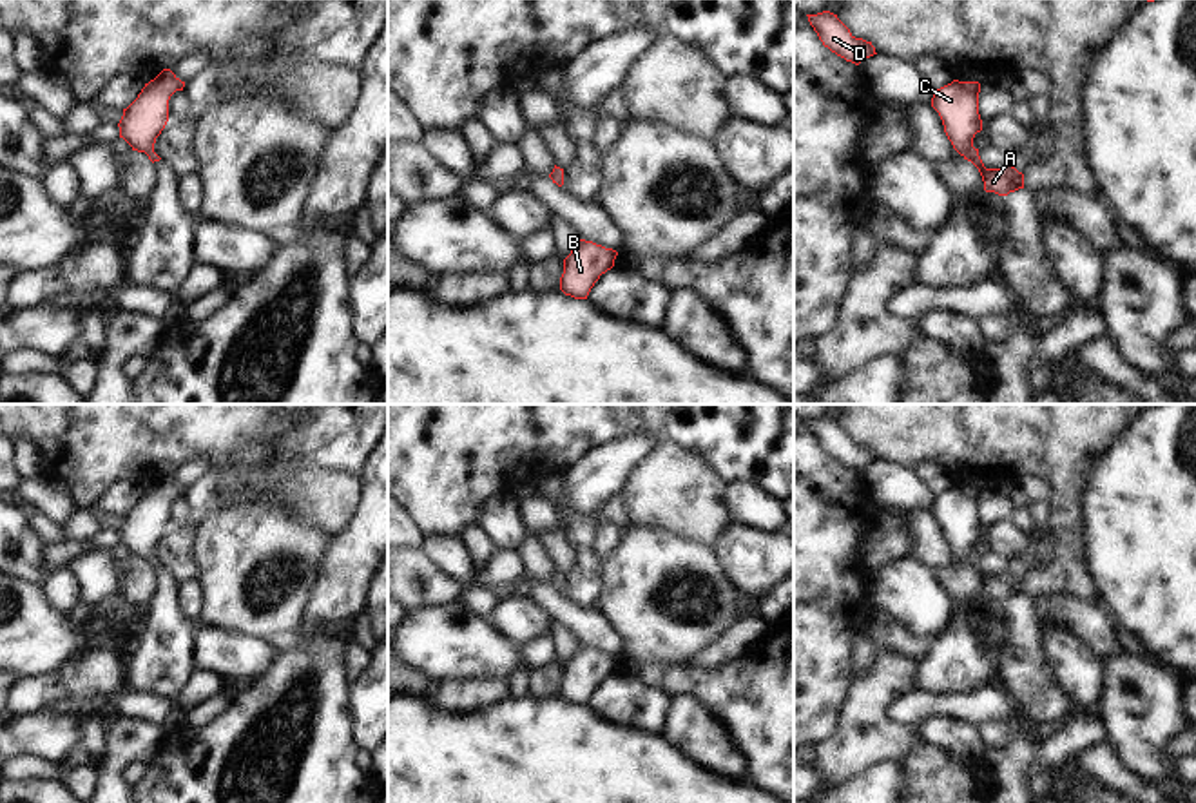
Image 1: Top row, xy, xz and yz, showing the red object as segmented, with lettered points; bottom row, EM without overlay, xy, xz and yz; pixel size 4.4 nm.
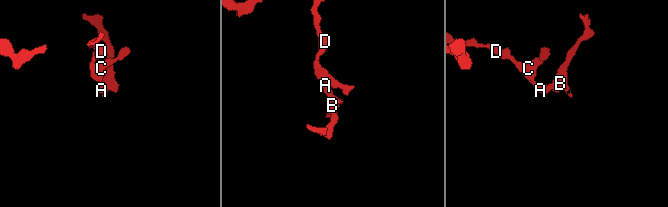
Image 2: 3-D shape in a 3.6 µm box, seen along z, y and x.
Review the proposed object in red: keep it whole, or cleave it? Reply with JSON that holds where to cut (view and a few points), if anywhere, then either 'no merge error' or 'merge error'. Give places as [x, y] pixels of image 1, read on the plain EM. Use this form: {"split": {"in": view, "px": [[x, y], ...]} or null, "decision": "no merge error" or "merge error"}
{"split": null, "decision": "no merge error"}

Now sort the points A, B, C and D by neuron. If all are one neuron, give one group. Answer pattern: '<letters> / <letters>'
A B C D

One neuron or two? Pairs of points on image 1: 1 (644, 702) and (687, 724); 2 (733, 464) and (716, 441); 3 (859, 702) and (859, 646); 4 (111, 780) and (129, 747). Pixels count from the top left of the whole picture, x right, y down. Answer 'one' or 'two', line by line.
1: two
2: one
3: two
4: one

